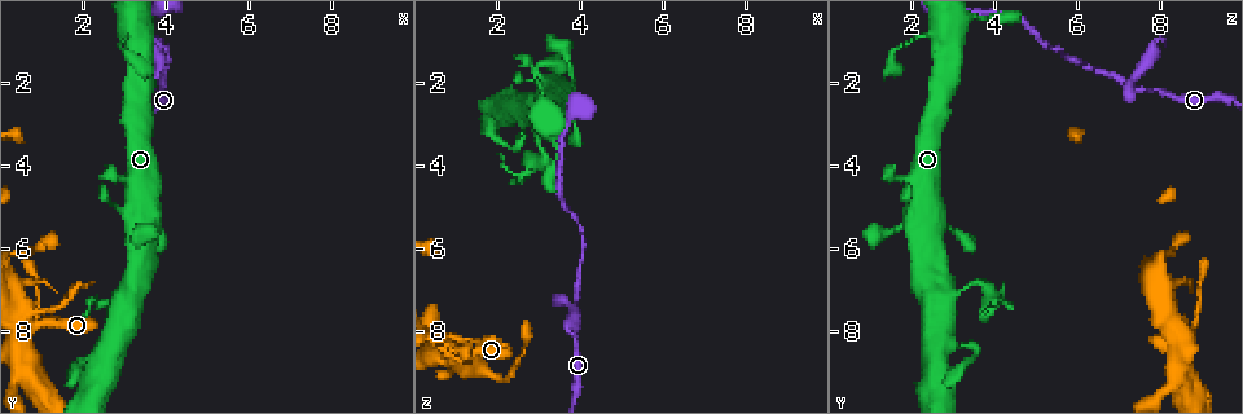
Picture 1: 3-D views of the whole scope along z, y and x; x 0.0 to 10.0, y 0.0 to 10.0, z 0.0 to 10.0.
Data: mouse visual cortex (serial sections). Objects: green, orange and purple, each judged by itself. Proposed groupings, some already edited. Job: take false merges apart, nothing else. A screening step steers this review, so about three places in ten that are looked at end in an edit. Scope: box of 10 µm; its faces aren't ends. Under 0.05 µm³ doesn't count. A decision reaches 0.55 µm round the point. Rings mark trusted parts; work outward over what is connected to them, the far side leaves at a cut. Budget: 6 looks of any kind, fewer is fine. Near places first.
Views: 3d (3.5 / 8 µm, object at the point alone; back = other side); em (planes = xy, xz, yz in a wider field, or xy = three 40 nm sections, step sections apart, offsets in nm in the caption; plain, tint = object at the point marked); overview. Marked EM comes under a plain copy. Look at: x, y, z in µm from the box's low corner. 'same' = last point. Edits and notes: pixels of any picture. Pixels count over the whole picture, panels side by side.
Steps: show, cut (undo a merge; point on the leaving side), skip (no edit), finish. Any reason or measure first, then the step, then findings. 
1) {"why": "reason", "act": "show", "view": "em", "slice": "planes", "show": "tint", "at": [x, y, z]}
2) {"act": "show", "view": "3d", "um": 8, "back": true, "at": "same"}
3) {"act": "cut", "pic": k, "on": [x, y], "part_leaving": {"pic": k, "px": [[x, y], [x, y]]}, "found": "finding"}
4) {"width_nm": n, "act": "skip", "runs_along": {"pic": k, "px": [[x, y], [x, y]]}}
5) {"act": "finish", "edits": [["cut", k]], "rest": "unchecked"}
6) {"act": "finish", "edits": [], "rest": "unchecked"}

{"why": "abrupt turn", "act": "show", "view": "3d", "um": 3.5, "at": [3.85, 2.05, 7.35]}

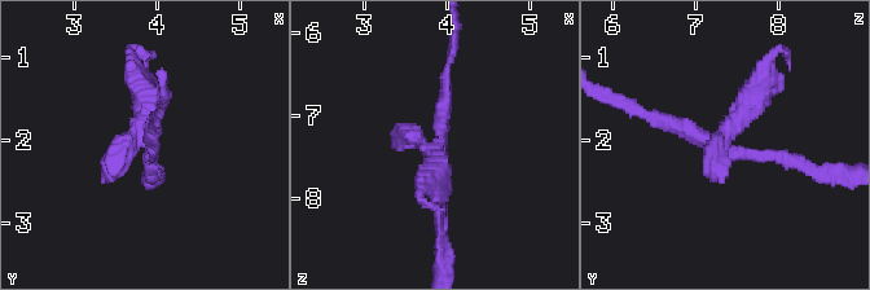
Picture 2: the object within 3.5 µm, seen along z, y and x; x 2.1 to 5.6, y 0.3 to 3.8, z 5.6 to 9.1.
{"act": "show", "view": "em", "slice": "xy", "step": 1, "show": "tint", "at": [3.90, 2.05, 7.30]}

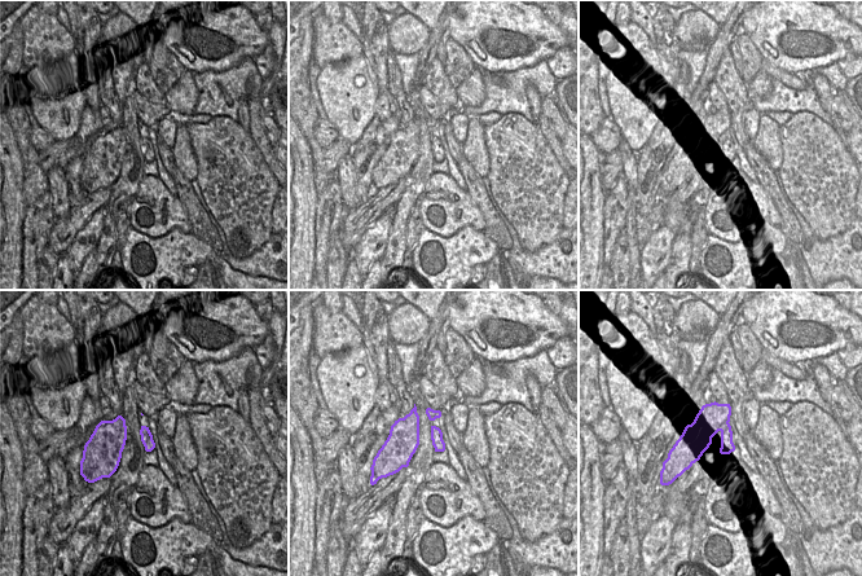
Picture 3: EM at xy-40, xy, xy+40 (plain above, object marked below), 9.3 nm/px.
{"act": "cut", "pic": 2, "on": [748, 104], "border": {"pic": 3, "px": [[728, 422], [720, 430]]}, "found": "two cells meet here"}

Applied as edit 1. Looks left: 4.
{"why": "arms part here", "act": "show", "view": "3d", "um": 3.5, "at": [0.65, 8.00, 8.40]}

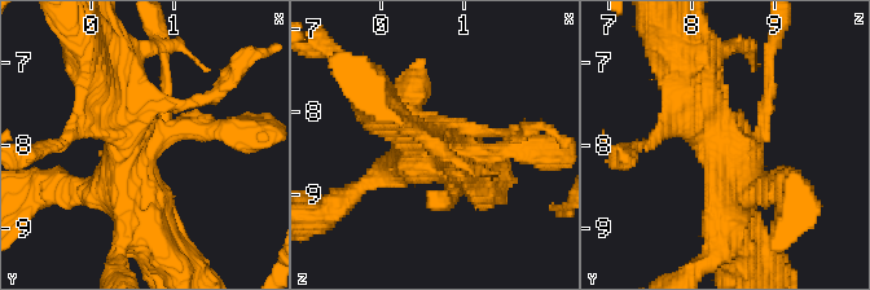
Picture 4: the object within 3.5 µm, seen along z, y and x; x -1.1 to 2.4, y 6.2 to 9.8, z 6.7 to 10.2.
{"why": "shape alone is not enough", "act": "show", "view": "em", "slice": "xy", "step": 2, "show": "tint", "at": [0.65, 7.95, 8.45]}

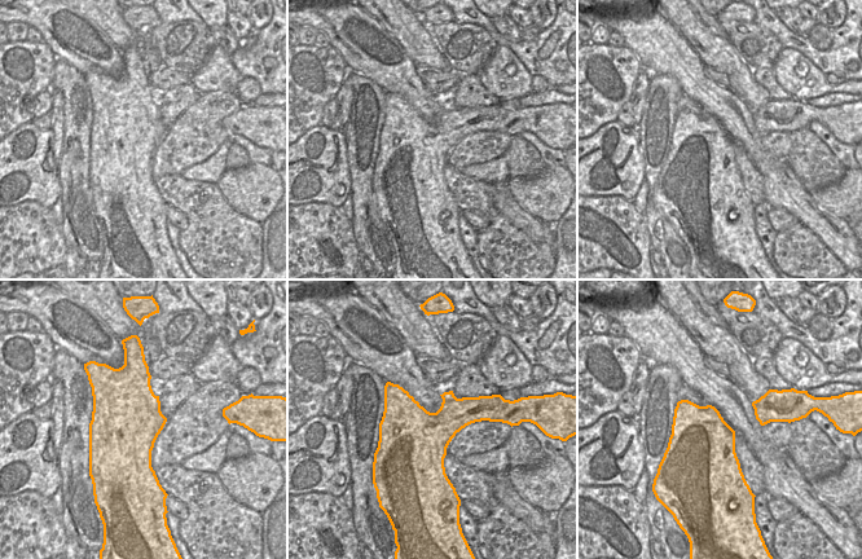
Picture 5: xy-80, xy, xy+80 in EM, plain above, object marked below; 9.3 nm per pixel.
{"act": "skip", "runs_along": {"pic": 4, "px": [[232, 128], [148, 140], [128, 159], [136, 215]]}, "found": "continuous, no second cell"}

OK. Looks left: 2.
{"act": "finish", "edits": [["cut", 2]], "rest": "unchecked"}

